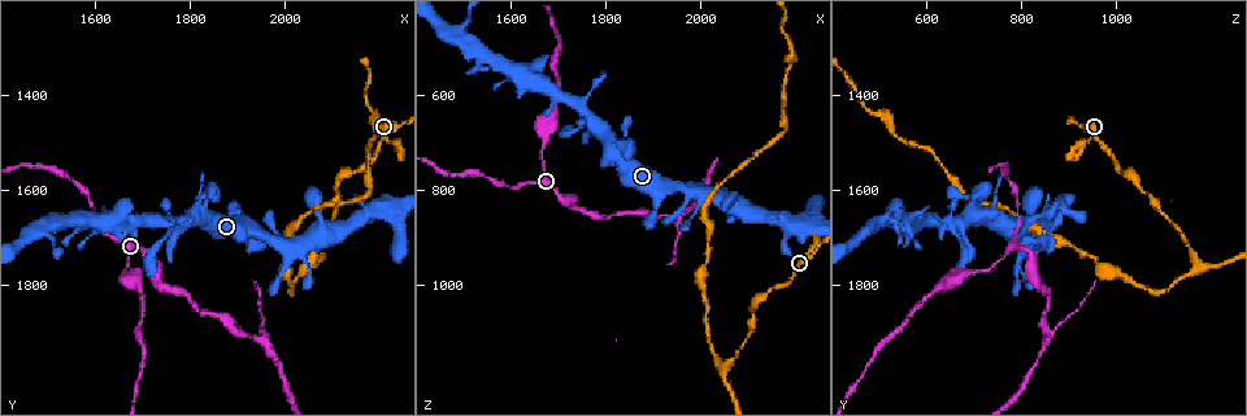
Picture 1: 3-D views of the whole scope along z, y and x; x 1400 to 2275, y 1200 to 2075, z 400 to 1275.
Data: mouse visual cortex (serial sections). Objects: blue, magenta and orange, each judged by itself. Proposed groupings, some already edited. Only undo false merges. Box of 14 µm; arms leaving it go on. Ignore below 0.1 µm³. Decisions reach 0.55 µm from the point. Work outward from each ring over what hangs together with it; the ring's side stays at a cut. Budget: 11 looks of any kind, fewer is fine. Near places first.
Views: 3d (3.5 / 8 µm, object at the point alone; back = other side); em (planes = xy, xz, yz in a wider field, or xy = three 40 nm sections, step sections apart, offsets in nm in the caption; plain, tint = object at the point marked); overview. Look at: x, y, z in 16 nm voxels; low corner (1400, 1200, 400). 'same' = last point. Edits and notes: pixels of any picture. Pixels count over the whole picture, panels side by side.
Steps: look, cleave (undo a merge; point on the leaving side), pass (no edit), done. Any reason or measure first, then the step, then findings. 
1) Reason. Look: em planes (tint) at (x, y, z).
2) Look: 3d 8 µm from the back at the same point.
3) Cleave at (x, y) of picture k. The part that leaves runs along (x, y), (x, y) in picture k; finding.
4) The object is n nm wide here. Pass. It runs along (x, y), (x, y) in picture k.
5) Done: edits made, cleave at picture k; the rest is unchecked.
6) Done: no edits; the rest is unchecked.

Thick turns thin. Look: 3d 8 µm at (1815, 1640, 690).

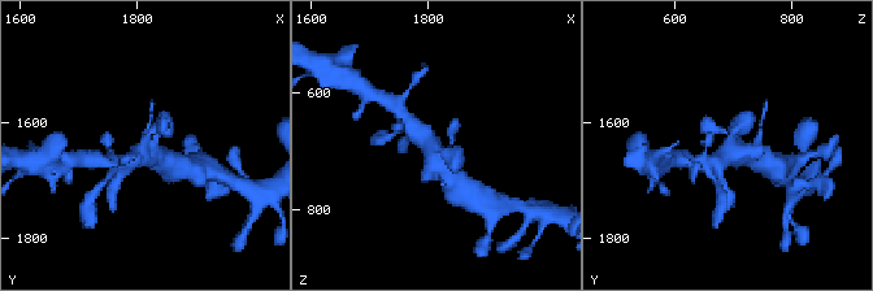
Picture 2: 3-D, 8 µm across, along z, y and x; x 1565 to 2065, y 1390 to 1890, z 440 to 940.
Look: em planes (tint) at (1815, 1640, 695).

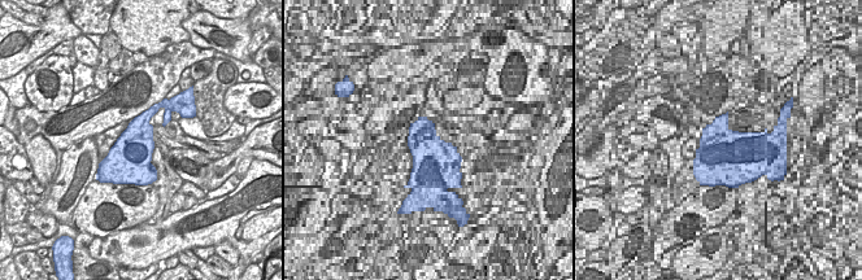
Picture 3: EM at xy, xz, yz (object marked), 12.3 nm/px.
Pass. It runs along (456, 182), (431, 144), (411, 125) in picture 2; continuous, no second cell.

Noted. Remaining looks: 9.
Narrows sharply. Look: 3d 3.5 µm at (1600, 1645, 795).

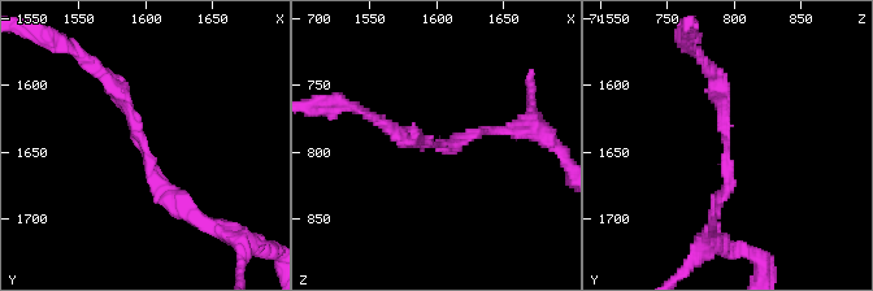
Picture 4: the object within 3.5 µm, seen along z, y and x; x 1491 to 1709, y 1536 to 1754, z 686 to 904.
The arms are 150, 200 nm wide. Look: em planes (tint) at (1602, 1644, 794).

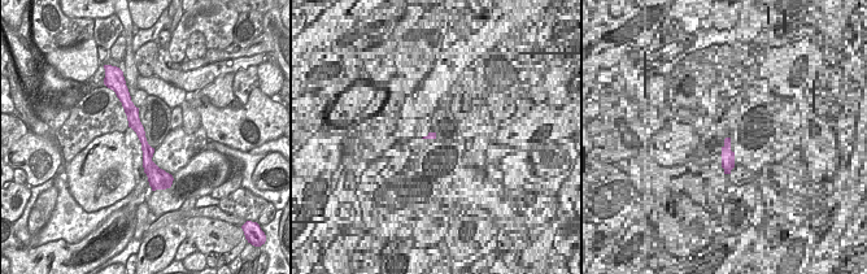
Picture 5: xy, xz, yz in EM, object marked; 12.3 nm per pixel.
The object is 160 nm wide here. Pass. It runs along (192, 213), (156, 182), (133, 113), (100, 70) in picture 4; continuous, no second cell.

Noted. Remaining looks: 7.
Sudden change in width. Look: 3d 8 µm at (2025, 1790, 1135).

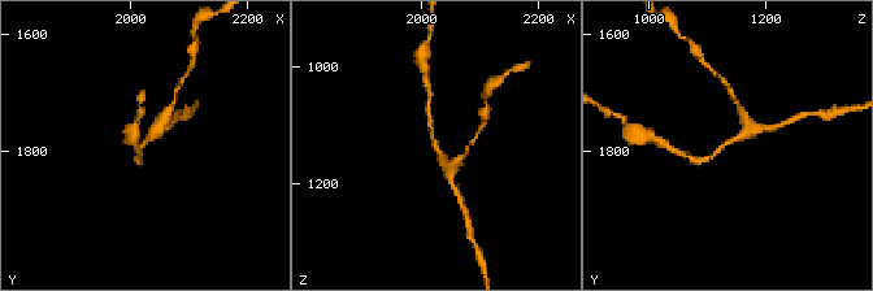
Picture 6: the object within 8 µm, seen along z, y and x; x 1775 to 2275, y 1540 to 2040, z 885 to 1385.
Look: 3d 3.5 µm at (2025, 1785, 1140).

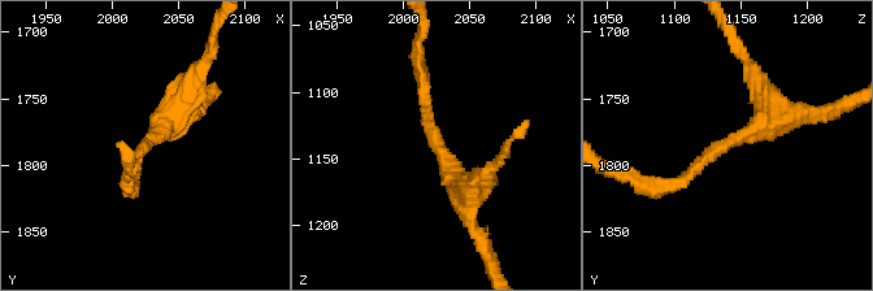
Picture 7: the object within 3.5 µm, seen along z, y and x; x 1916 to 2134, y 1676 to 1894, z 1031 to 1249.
The arms are 200, 350 nm wide; shape alone is not enough. Look: em xy step 5 (tint) at (2024, 1786, 1136).

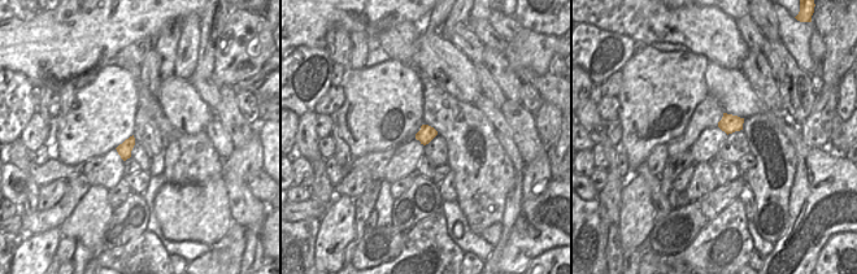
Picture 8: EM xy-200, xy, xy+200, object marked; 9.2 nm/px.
Pass. It runs along (765, 99), (761, 127), (652, 187) in picture 7; one cell here.

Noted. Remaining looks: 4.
Sharp bend. Look: 3d 8 µm at (1995, 1725, 805).

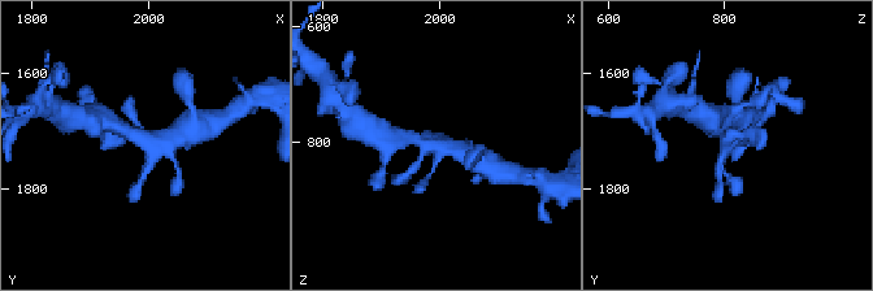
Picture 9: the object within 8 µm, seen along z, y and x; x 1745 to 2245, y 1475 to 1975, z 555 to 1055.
Look: em planes (tint) at (1995, 1720, 810).

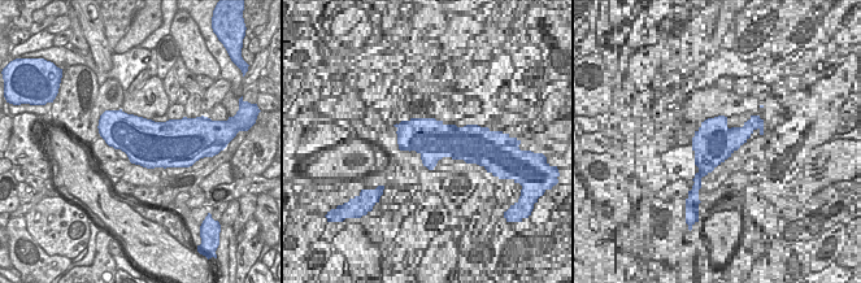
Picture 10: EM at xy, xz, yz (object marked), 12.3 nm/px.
Pass. It runs along (405, 138), (473, 156) in picture 9; one cell here.

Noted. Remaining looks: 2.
Done: no edits; the rest is unchecked.

